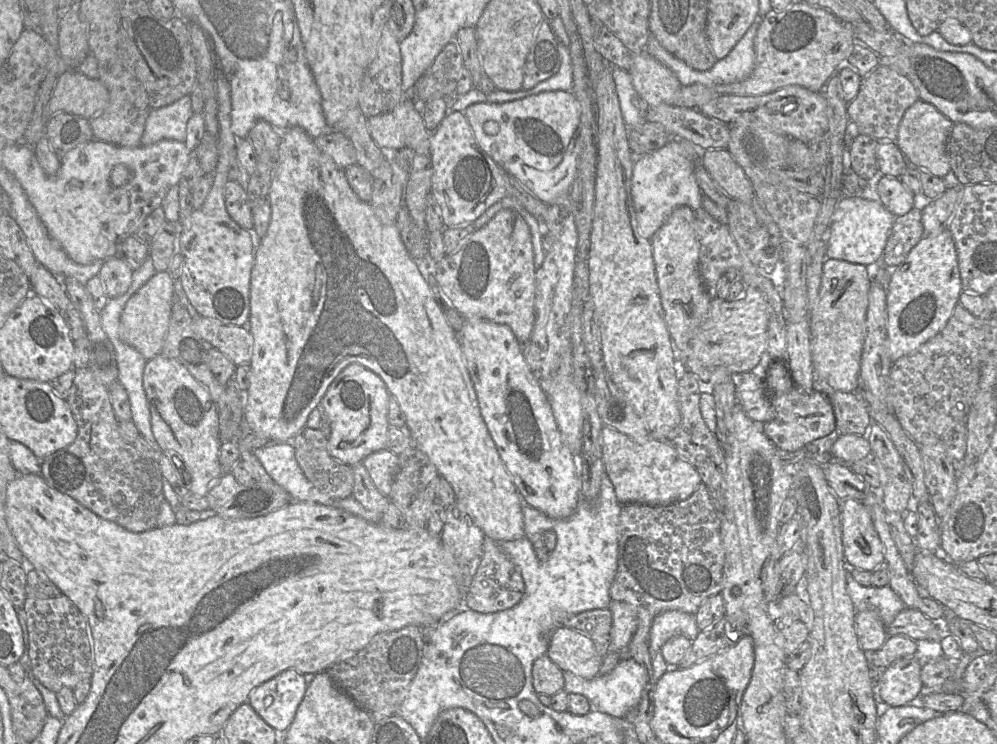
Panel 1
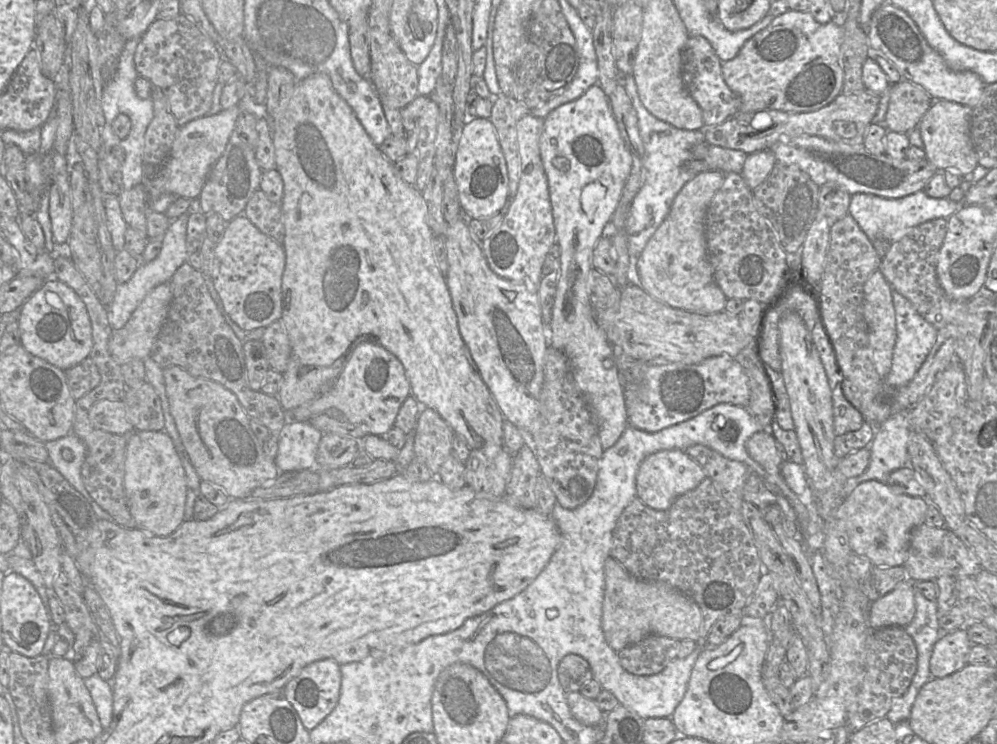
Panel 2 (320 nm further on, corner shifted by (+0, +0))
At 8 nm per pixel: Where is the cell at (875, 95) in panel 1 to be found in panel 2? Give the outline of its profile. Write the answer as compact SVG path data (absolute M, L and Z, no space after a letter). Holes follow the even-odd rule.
M907 80L891 84L889 88L890 98L884 127L888 131L908 134L918 128L933 99L920 86Z

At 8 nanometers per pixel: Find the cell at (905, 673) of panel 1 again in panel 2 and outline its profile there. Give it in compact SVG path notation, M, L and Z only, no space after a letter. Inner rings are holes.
M966 628L942 635L935 643L930 658L932 678L944 678L964 668L973 645Z

